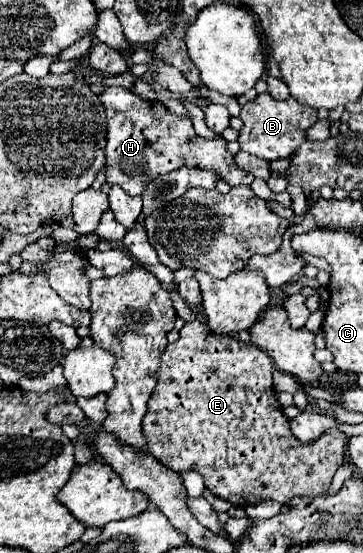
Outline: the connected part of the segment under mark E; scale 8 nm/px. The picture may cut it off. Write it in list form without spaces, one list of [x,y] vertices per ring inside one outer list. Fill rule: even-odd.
[[[199,320],[185,322],[179,340],[167,344],[161,356],[157,388],[149,398],[149,410],[143,418],[149,454],[179,474],[187,470],[199,472],[215,496],[235,506],[251,506],[263,500],[285,504],[295,496],[321,496],[345,460],[347,436],[333,428],[309,444],[299,442],[277,402],[271,374],[273,362],[257,346],[243,344],[233,336],[217,336]]]

